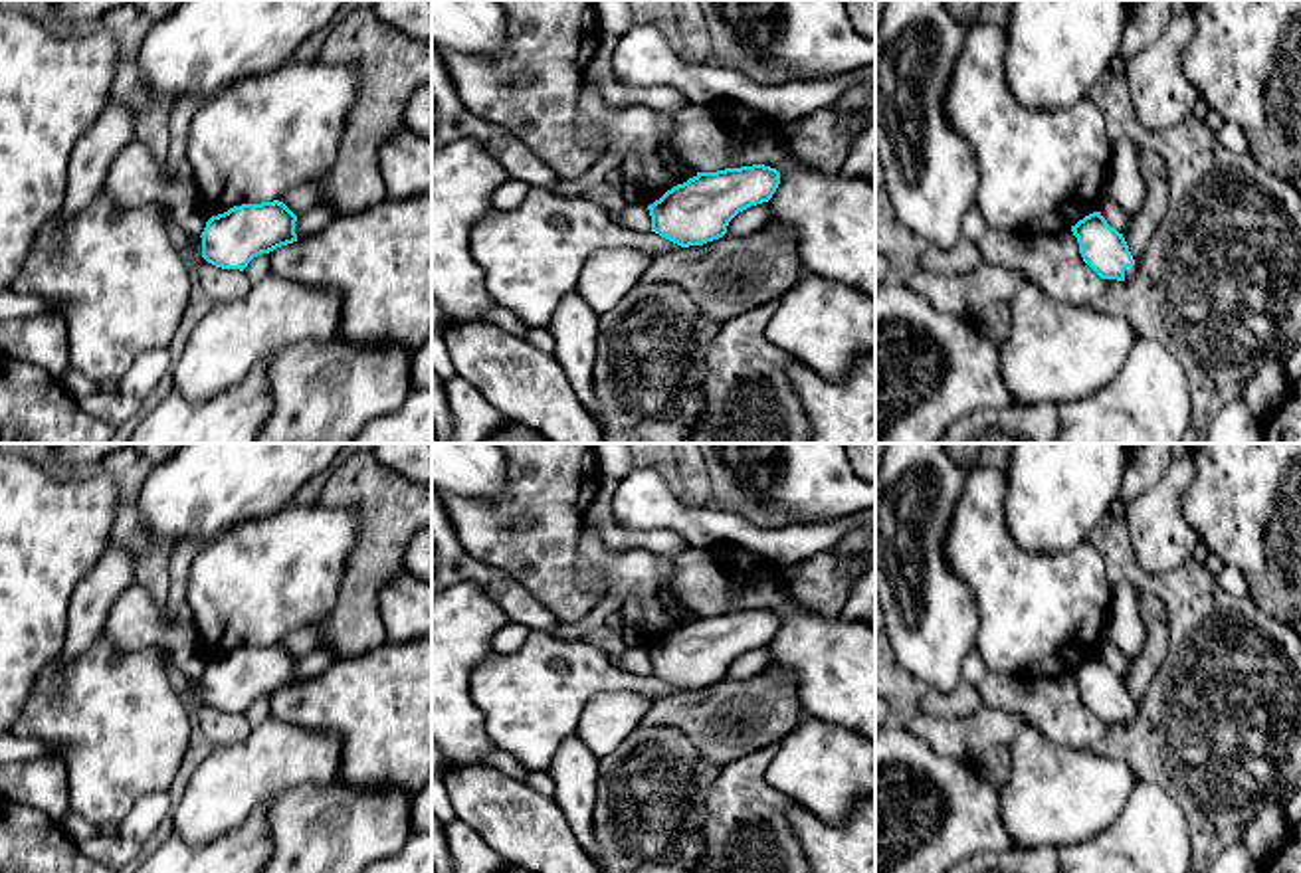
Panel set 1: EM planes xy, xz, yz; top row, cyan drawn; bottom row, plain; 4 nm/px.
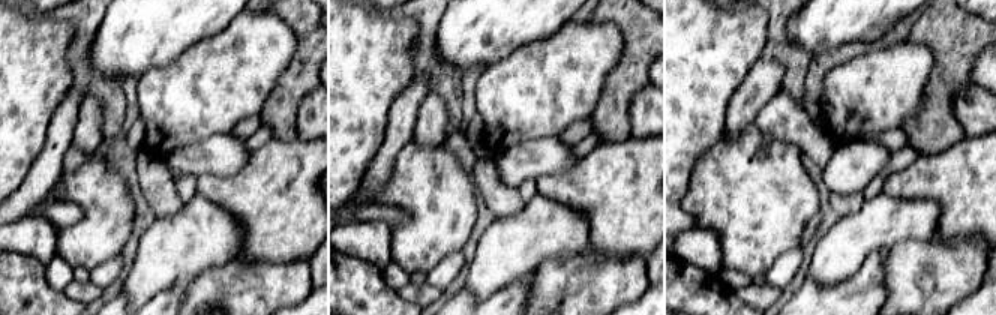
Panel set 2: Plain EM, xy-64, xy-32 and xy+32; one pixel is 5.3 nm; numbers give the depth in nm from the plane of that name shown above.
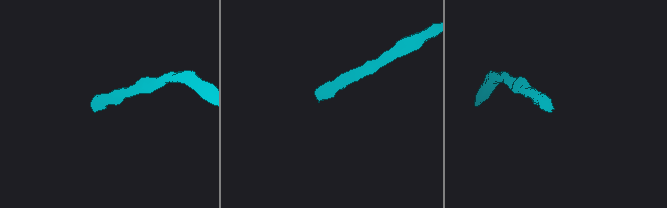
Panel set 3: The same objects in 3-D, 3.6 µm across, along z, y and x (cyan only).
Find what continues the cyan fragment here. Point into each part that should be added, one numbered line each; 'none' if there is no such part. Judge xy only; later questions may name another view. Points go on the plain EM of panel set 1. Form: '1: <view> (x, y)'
none

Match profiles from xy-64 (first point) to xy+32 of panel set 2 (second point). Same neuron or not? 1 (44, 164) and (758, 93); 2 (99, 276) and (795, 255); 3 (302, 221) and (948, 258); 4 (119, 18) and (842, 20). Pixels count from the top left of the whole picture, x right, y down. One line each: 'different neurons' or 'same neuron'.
1: same neuron
2: same neuron
3: different neurons
4: same neuron

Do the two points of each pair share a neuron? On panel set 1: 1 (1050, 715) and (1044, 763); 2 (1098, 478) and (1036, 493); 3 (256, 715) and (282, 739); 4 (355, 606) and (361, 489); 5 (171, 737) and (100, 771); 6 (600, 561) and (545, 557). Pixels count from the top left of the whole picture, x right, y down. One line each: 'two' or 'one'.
1: two
2: one
3: two
4: one
5: one
6: two

